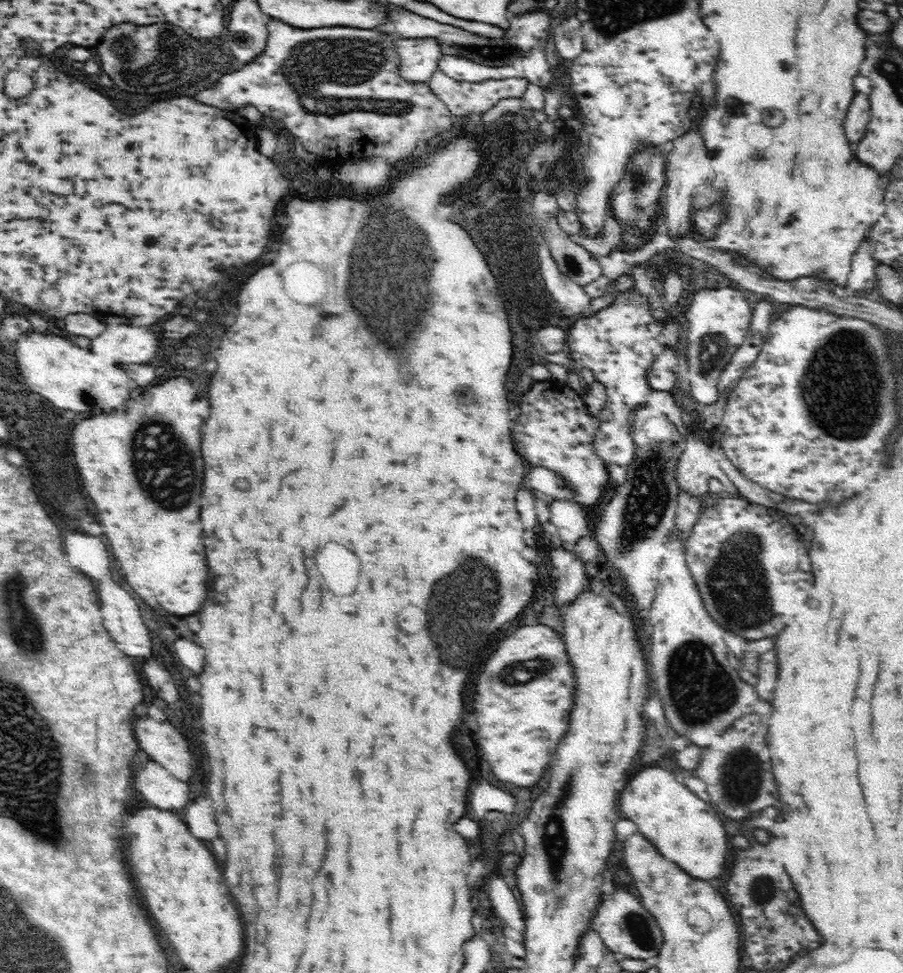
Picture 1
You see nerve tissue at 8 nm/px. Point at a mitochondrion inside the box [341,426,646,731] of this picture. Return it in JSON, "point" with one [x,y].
{"point":[477,593]}

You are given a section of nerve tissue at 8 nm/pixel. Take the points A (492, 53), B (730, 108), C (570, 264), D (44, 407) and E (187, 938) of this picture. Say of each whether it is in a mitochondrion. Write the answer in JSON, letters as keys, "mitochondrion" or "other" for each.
{"A":"mitochondrion","B":"mitochondrion","C":"mitochondrion","D":"other","E":"other"}

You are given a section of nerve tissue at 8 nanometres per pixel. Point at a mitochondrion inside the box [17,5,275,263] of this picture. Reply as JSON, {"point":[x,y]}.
{"point":[153,74]}

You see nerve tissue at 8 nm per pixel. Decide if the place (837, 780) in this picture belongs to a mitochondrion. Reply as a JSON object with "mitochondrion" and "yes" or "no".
{"mitochondrion":"no"}

